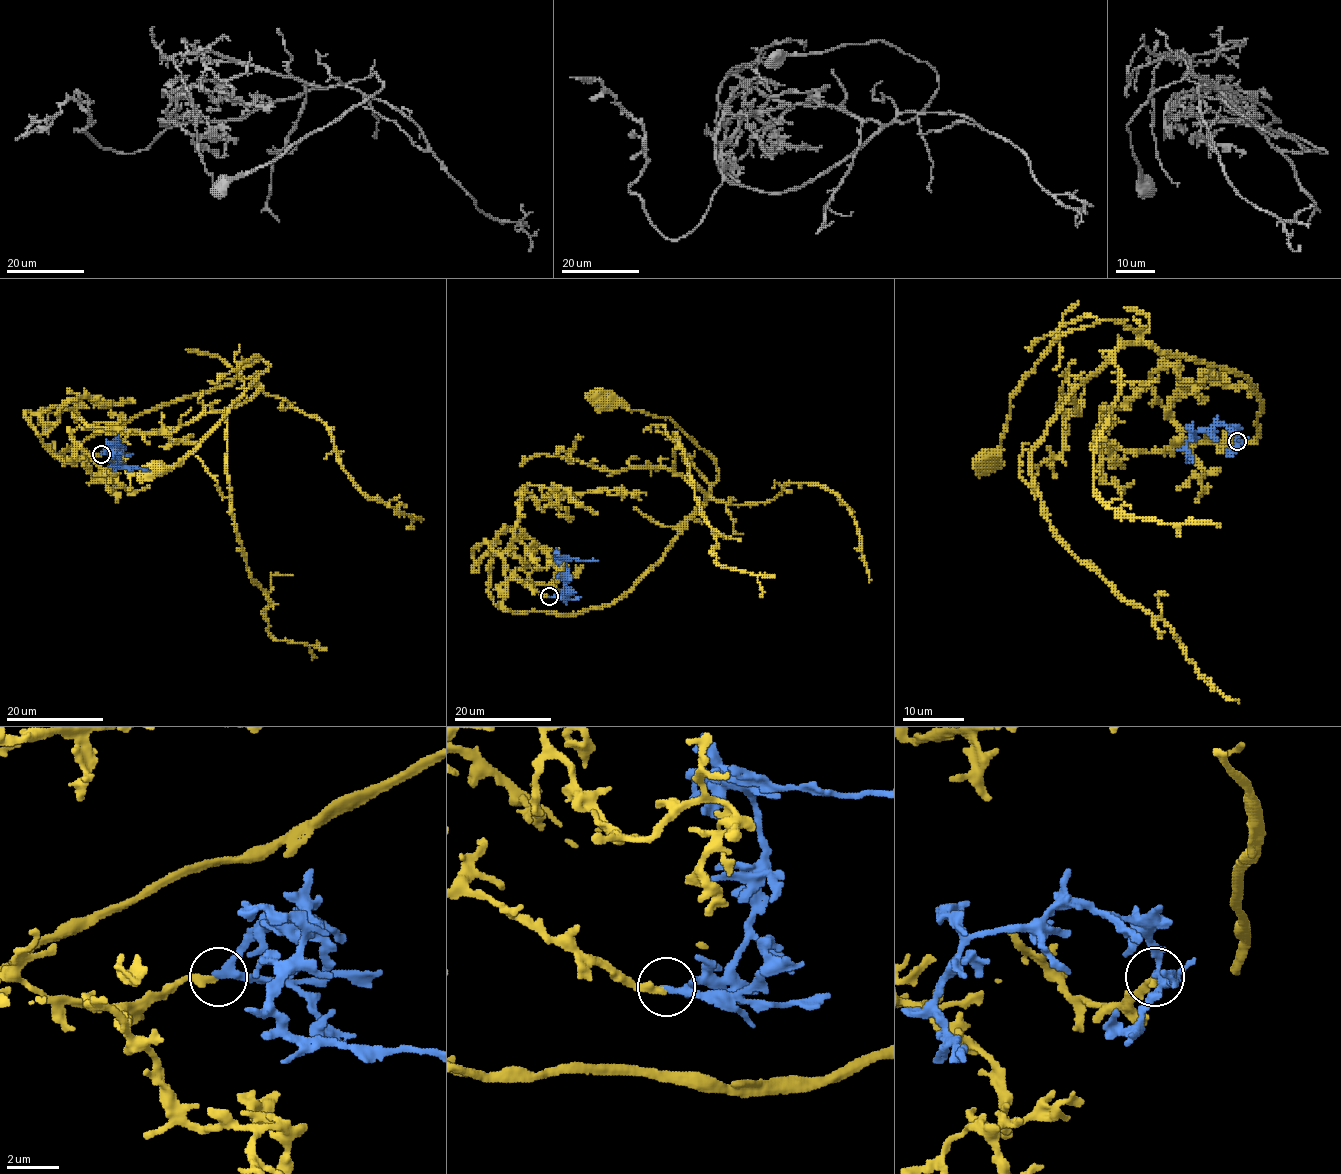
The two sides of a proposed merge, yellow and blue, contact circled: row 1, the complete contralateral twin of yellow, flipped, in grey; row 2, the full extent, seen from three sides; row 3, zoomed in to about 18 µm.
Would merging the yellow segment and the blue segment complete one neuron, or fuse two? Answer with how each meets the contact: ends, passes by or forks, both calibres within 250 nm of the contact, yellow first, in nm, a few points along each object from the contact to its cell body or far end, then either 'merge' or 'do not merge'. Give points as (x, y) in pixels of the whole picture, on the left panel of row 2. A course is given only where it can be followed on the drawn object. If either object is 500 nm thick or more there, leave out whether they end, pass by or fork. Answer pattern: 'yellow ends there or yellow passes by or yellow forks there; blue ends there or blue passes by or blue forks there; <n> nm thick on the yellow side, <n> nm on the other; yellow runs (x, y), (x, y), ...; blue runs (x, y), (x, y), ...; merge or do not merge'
yellow ends there; blue passes by; 320 nm thick on the yellow side, 220 nm on the other; yellow runs (102, 454), (54, 456), (142, 414), (223, 388), (253, 361), (270, 366), (194, 449), (153, 471); blue runs (102, 454), (117, 441), (119, 446), (111, 459), (116, 465), (145, 468), (150, 471); merge

